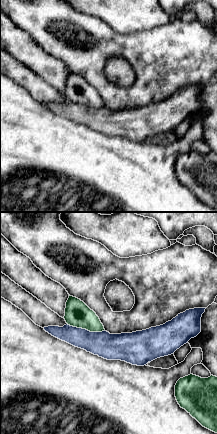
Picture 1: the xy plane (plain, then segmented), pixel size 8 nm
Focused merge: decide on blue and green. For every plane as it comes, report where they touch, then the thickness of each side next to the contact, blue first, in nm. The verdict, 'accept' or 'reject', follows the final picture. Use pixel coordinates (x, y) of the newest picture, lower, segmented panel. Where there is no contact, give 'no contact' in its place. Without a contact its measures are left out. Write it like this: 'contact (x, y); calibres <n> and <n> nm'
contact (85, 329); calibres 200 and 200 nm

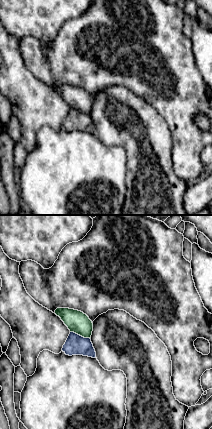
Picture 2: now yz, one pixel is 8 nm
contact (79, 335); calibres 160 and 170 nm

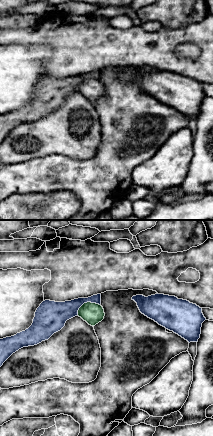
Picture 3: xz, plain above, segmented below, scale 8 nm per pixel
contact (85, 302); calibres 190 and 170 nm

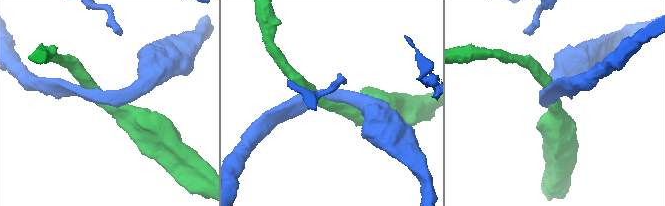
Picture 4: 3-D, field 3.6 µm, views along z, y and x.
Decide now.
reject

